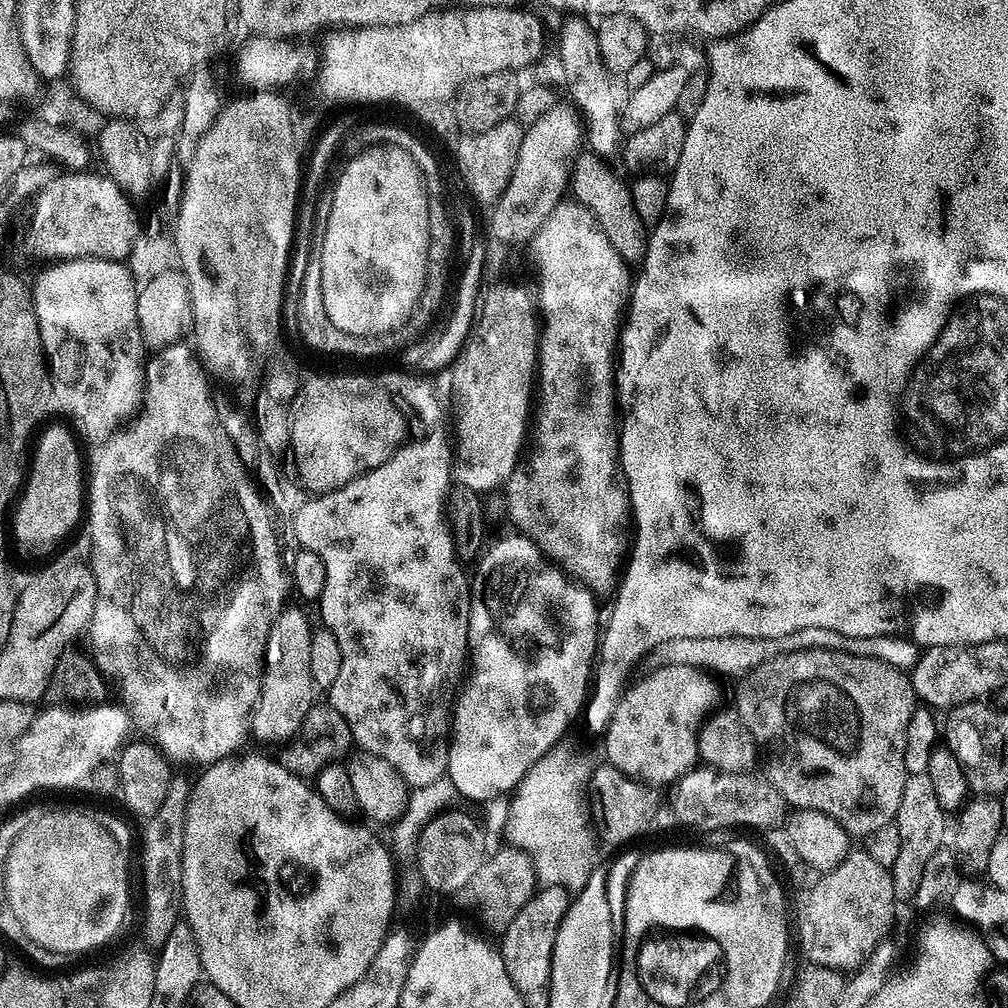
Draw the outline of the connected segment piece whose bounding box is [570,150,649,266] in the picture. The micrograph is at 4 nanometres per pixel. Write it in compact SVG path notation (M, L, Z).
M584 150L577 155L572 165L572 178L570 192L577 203L589 208L592 217L598 222L602 234L610 238L614 250L624 259L629 266L643 264L648 249L649 229L638 218L638 210L634 210L634 198L629 181L623 180L612 168L607 168L599 155L591 150Z

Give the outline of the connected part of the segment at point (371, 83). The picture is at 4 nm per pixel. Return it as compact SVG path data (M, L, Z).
M453 6L451 8L446 8L443 10L433 10L431 12L427 12L425 16L422 18L418 18L414 22L412 22L412 28L372 28L372 32L352 32L347 26L337 27L335 30L329 31L328 35L328 44L326 49L326 58L324 60L324 93L328 96L336 96L336 101L340 104L340 106L354 106L356 101L358 100L380 100L380 96L396 96L396 100L433 100L436 98L440 102L446 102L446 100L451 101L453 97L459 93L460 89L464 87L465 84L470 80L476 79L478 76L485 76L486 74L498 74L499 72L511 72L513 70L521 70L525 69L527 66L533 65L537 58L539 57L538 48L542 42L542 25L540 22L539 15L533 14L531 16L528 12L520 12L521 9L519 7L514 8L461 8L459 6Z

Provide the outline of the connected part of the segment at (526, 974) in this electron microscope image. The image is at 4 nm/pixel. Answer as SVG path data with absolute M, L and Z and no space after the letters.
M553 884L541 887L532 893L532 897L514 914L514 922L499 937L498 951L510 982L521 994L528 992L543 993L549 987L552 978L552 951L556 945L556 935L562 918L568 913L570 893L562 886Z

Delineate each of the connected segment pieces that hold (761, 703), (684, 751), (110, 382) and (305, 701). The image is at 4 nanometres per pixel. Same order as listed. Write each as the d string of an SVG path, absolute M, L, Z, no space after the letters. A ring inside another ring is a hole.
M803 648L793 652L781 652L780 655L770 658L770 662L762 662L753 672L739 681L740 689L736 692L736 705L734 711L745 730L751 734L757 745L764 744L762 752L762 768L768 780L782 794L788 806L799 810L818 810L834 822L838 822L848 831L849 837L863 838L878 830L878 826L886 826L893 823L898 814L898 806L902 806L902 786L906 786L906 778L909 776L906 770L906 726L918 707L916 691L912 685L912 677L905 669L895 668L886 662L878 662L878 658L859 656L849 652L838 650L822 650L821 648Z
M652 668L649 673L649 676L642 677L633 688L626 689L620 701L615 701L608 730L602 736L604 752L608 755L605 757L607 763L634 780L676 782L697 767L700 726L717 707L715 704L720 700L720 688L707 671L699 668Z
M65 259L63 262L53 263L53 268L48 268L36 284L31 285L32 300L36 303L36 317L38 318L38 330L42 334L44 343L44 354L48 361L50 375L52 377L52 395L55 403L60 403L64 412L73 412L80 428L95 442L107 441L121 426L127 425L140 412L144 398L144 372L146 369L146 345L140 327L138 326L138 310L136 309L136 293L138 291L138 280L131 267L119 260L96 260L96 259Z
M292 606L285 607L272 624L268 650L264 655L264 676L260 680L256 708L252 711L250 736L253 741L281 745L291 741L312 709L314 685L310 674L310 638L313 631L313 625L308 625L307 614Z

